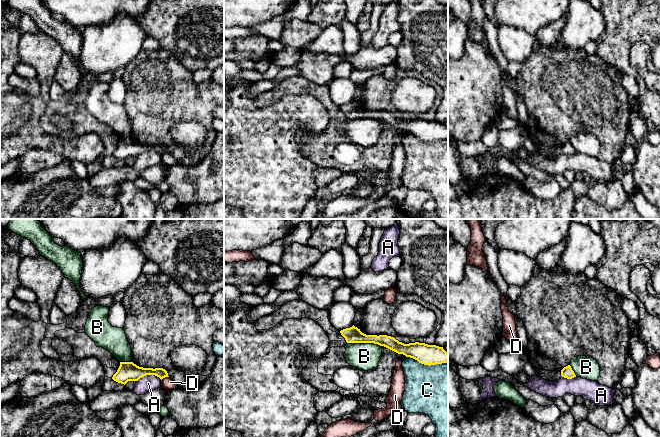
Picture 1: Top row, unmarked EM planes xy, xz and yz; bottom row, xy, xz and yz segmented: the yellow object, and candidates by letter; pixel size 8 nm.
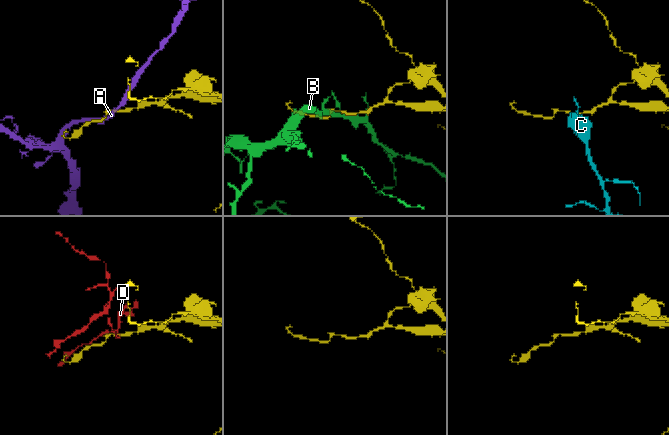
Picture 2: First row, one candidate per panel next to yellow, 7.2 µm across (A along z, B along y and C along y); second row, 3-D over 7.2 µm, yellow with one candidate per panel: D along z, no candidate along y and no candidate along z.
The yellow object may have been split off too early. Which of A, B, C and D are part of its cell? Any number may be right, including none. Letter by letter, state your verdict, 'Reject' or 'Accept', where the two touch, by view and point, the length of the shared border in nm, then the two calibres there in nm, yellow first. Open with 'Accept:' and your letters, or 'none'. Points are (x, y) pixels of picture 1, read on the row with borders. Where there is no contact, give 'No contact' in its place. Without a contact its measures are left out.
Accept: none
A: Reject. Touches yellow at xy (149, 374). Shared border 200 nm. Thickness 160 nm (yellow) against 140 nm
B: Reject. Touches yellow at xz (364, 342). Shared border 280 nm. Thickness 130 nm (yellow) against 220 nm
C: Reject. Touches yellow at xz (427, 364). Shared border 340 nm. Thickness 160 nm (yellow) against 440 nm
D: Reject. Touches yellow at xy (164, 377). Shared border 70 nm. Thickness 120 nm (yellow) against 100 nm

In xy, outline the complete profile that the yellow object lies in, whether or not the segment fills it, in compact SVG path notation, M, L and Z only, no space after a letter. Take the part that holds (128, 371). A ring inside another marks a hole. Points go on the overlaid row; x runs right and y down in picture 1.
M120 362L120 366L112 379L125 385L128 381L138 381L146 375L155 375L161 380L169 377L167 371L163 368L143 368L133 362Z

